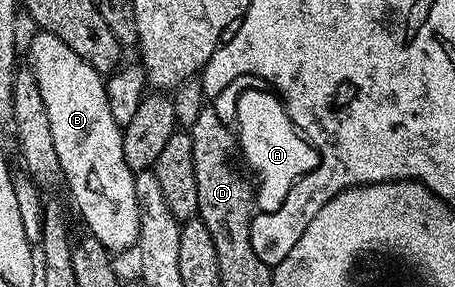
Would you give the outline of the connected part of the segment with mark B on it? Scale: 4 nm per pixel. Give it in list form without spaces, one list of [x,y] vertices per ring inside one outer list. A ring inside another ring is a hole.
[[[37,32],[34,33],[34,38],[30,40],[29,42],[29,62],[27,62],[28,69],[32,70],[34,76],[35,76],[35,81],[37,81],[37,84],[39,84],[39,91],[43,95],[43,101],[47,106],[47,115],[48,119],[51,120],[51,136],[55,140],[55,153],[58,154],[59,156],[59,164],[61,165],[61,174],[67,176],[67,174],[70,174],[71,177],[73,177],[73,183],[70,184],[69,186],[69,194],[68,197],[71,199],[73,197],[73,202],[75,205],[77,205],[77,210],[79,213],[81,213],[81,218],[83,221],[85,221],[85,226],[84,229],[88,231],[88,233],[93,234],[95,236],[95,240],[99,240],[99,244],[103,244],[106,246],[107,249],[110,250],[110,252],[118,252],[117,250],[129,250],[138,245],[138,240],[137,237],[139,236],[139,204],[135,200],[135,180],[133,179],[133,175],[135,173],[134,170],[131,168],[127,168],[124,166],[124,164],[117,164],[121,162],[121,157],[123,156],[123,128],[119,124],[115,124],[115,116],[111,116],[111,107],[107,105],[107,92],[105,91],[105,78],[103,77],[102,74],[98,72],[95,68],[91,68],[91,64],[87,60],[83,60],[79,56],[75,56],[75,52],[71,52],[71,48],[67,48],[67,44],[63,44],[63,40],[59,40],[59,36],[51,36],[50,34],[44,33],[44,32]],[[104,158],[110,158],[111,161],[115,162],[117,166],[109,166],[105,167],[105,162]]]

